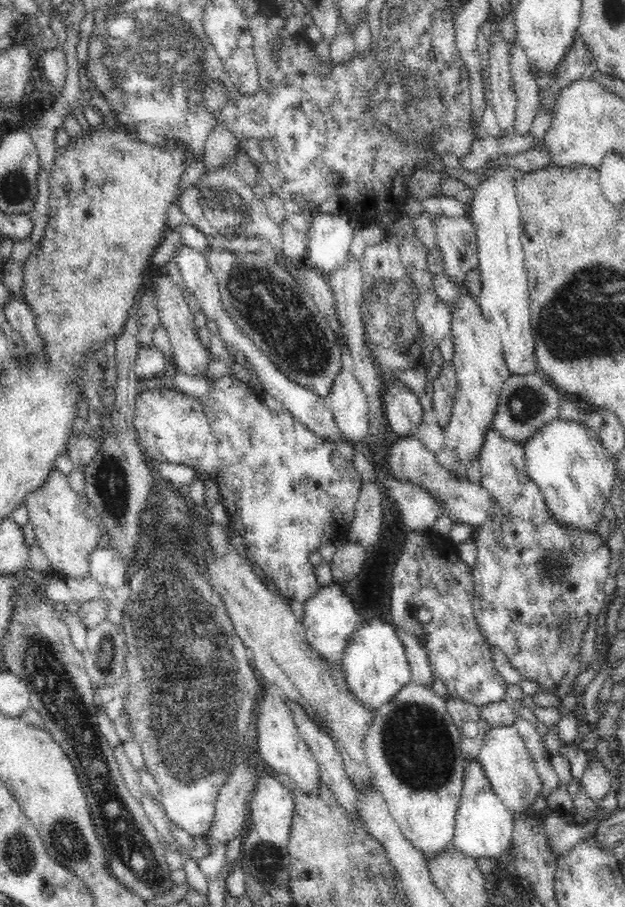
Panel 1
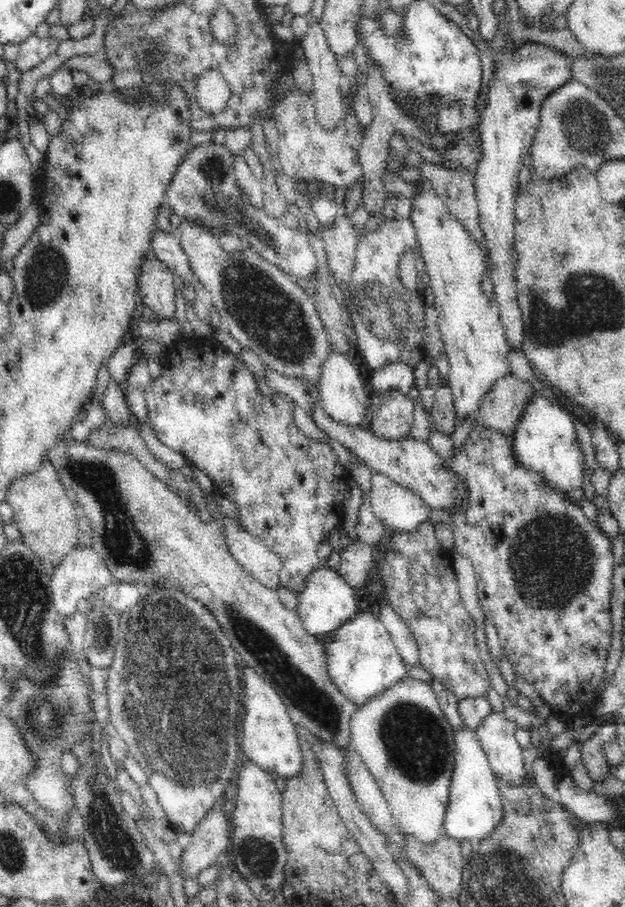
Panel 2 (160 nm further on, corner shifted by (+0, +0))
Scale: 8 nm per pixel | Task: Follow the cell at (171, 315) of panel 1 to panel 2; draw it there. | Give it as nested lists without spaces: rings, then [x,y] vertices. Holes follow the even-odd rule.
[[[152,249],[142,264],[138,279],[138,296],[143,305],[150,307],[158,319],[176,321],[176,291],[179,286],[174,281],[174,274],[158,258]]]

